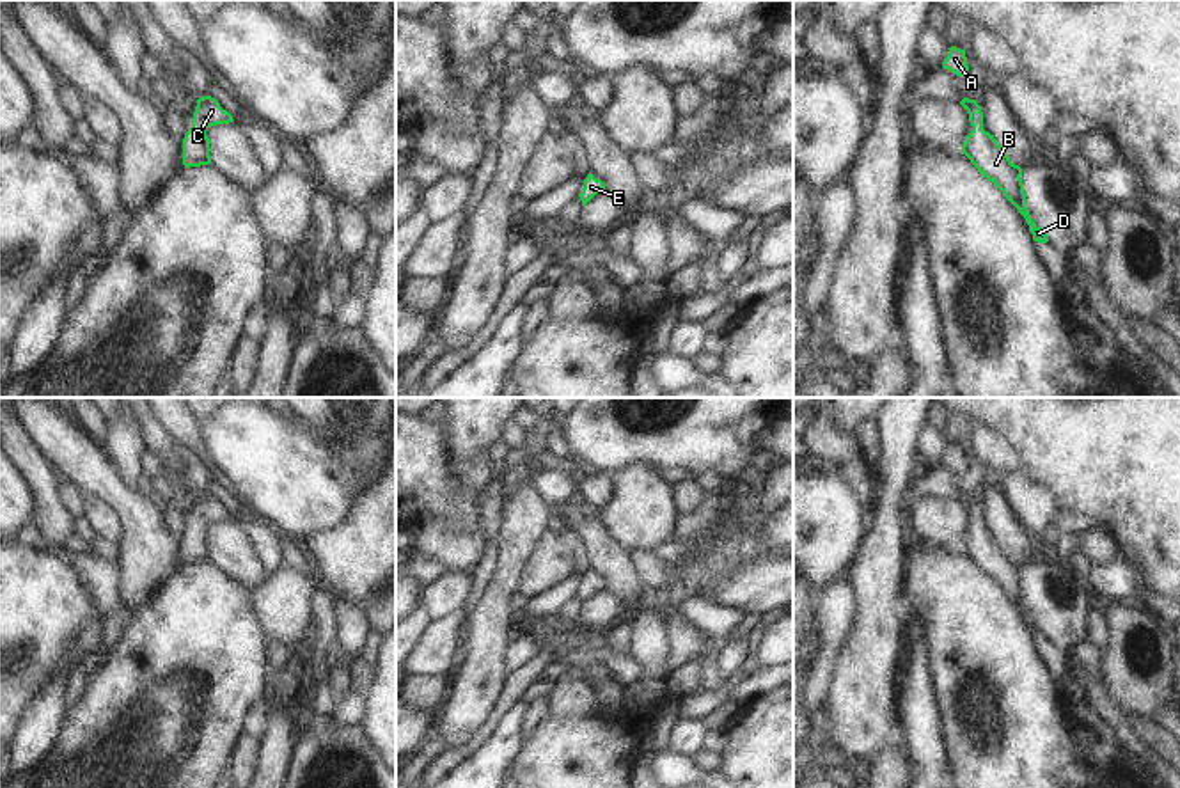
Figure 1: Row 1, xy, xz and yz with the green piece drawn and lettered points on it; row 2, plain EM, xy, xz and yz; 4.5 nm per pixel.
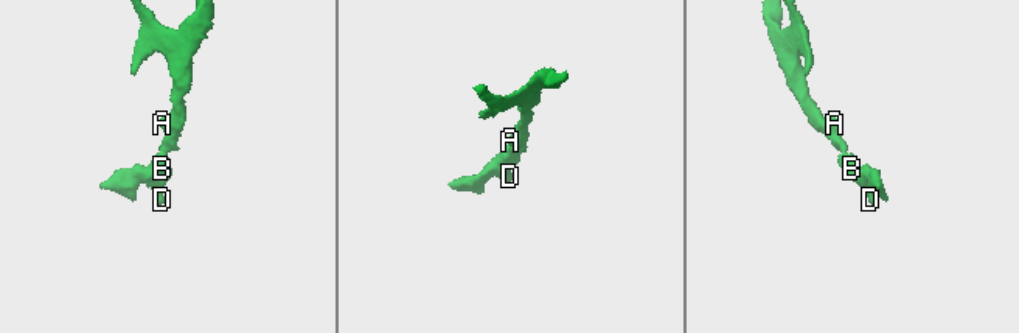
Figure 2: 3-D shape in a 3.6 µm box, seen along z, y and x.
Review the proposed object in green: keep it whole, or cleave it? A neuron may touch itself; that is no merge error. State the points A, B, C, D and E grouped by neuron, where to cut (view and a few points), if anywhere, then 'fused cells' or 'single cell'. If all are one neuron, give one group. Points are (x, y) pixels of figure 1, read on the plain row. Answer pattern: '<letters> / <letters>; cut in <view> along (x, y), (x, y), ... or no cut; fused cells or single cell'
A B C D E; no cut; single cell

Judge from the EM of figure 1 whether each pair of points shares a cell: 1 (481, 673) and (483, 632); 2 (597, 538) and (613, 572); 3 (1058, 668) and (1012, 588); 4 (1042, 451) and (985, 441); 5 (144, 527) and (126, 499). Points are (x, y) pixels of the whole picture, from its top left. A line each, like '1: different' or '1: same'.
1: same
2: same
3: same
4: different
5: same

